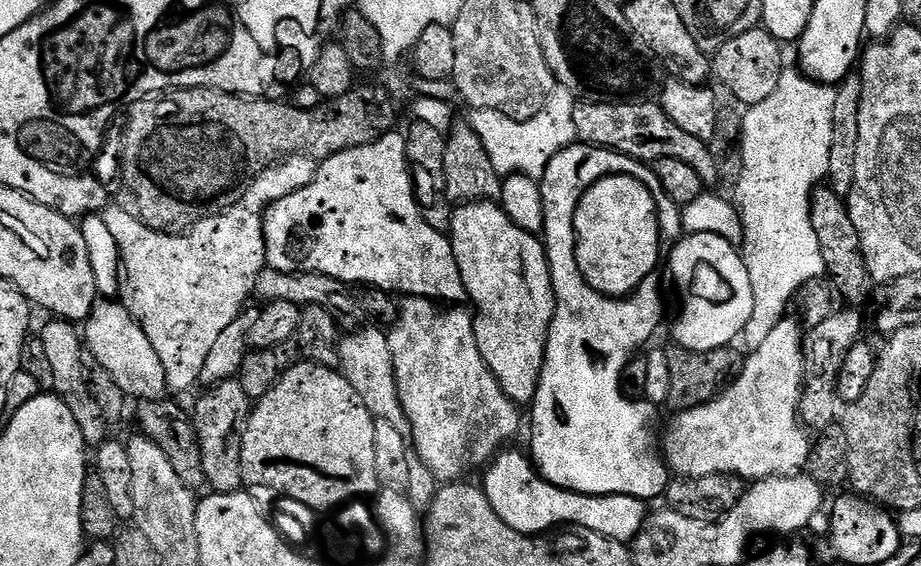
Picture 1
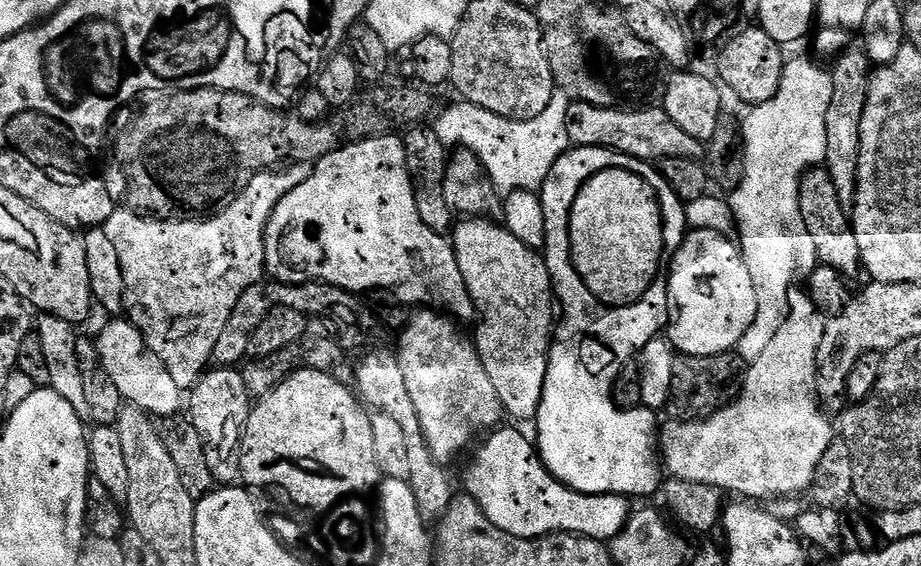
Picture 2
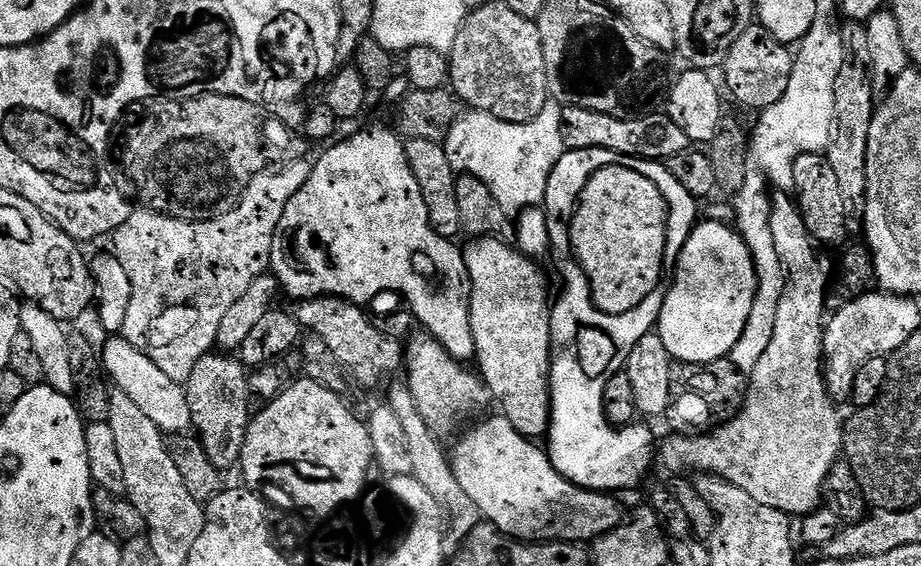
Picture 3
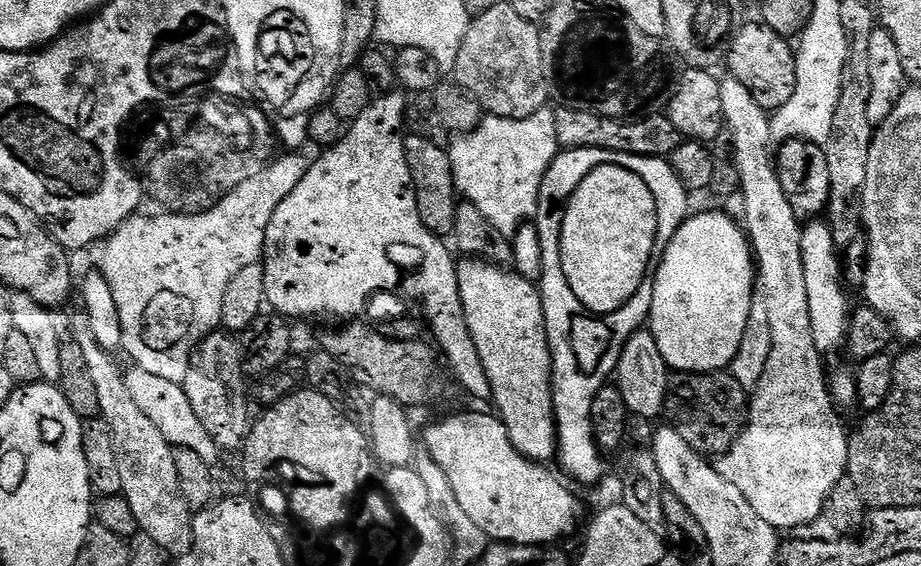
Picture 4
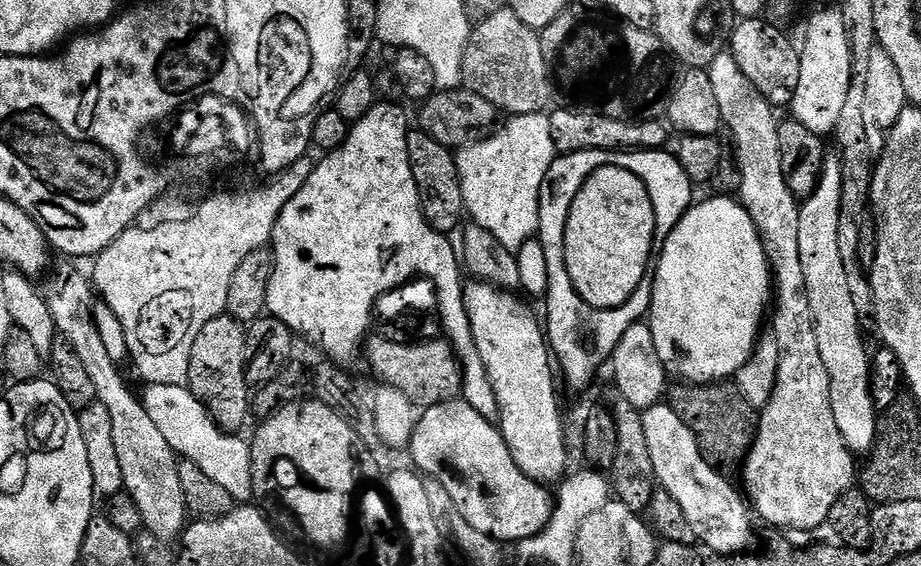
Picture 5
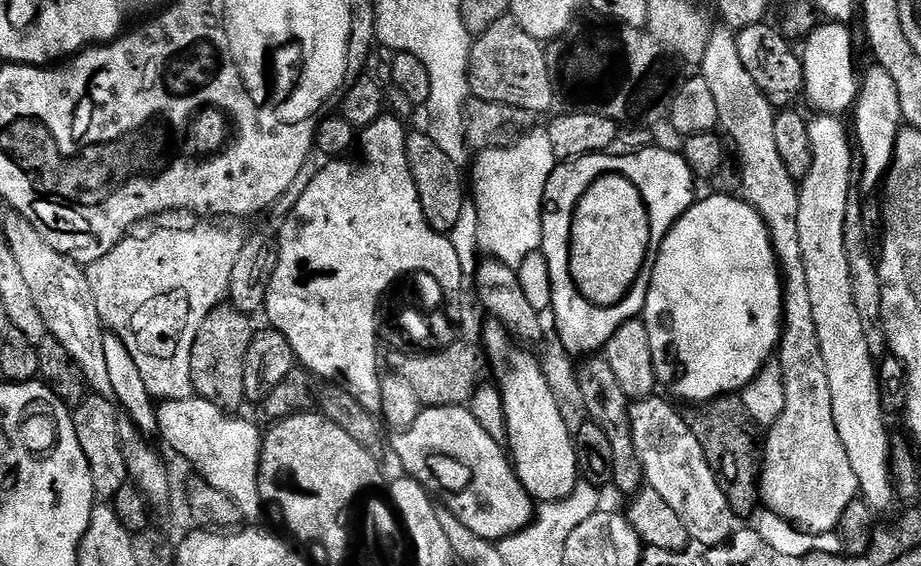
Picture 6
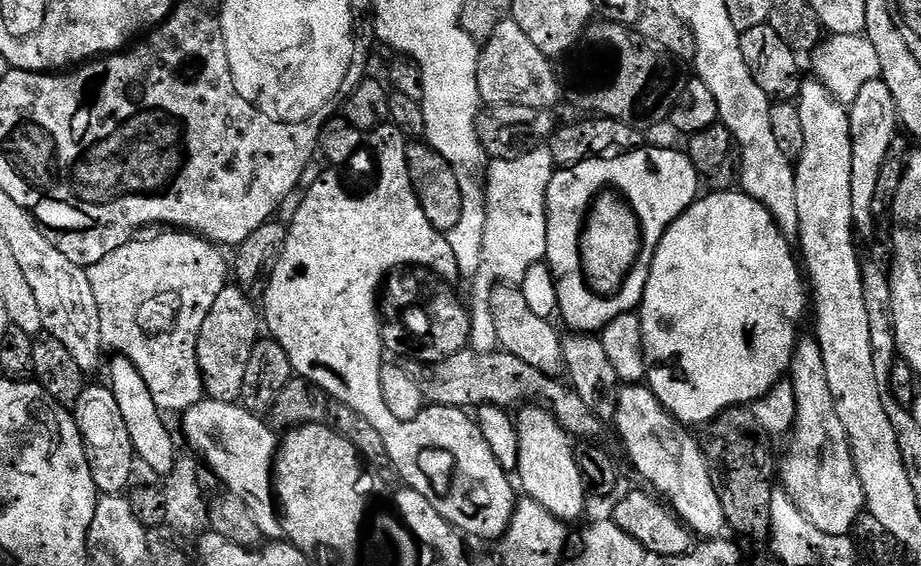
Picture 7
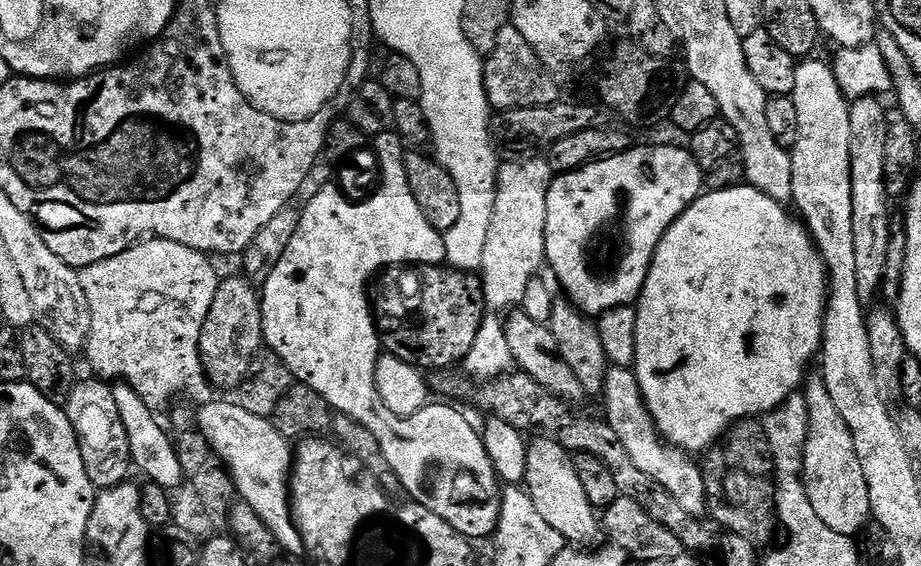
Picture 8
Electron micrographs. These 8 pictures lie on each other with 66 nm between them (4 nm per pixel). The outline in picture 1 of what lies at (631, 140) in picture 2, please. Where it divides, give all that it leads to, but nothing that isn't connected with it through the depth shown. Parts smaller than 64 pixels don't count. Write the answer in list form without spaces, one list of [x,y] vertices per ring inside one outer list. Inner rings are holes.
[[[651,101],[641,102],[609,102],[609,103],[577,103],[574,110],[574,130],[576,139],[582,144],[594,144],[598,148],[611,148],[624,156],[641,162],[651,162],[658,158],[677,158],[686,162],[688,166],[694,167],[698,171],[698,176],[702,178],[706,186],[719,183],[717,167],[714,164],[713,156],[707,145],[707,141],[691,137],[686,130],[681,130],[674,122],[666,118],[666,114],[657,103]]]

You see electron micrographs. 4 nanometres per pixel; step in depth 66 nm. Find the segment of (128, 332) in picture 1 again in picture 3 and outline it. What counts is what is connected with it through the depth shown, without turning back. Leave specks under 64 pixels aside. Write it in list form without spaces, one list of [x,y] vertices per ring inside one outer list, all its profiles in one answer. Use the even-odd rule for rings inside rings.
[[[108,338],[102,348],[102,367],[107,379],[122,393],[127,394],[139,406],[146,418],[154,422],[165,434],[184,434],[192,428],[192,415],[188,405],[187,391],[174,382],[167,374],[162,374],[158,366],[142,350],[138,350],[129,340]]]

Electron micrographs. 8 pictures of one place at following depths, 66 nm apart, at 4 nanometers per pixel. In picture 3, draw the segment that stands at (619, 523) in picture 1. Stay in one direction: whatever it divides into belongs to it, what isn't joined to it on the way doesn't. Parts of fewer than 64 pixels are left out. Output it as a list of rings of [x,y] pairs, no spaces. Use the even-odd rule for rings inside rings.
[[[495,414],[489,420],[481,422],[477,428],[469,427],[464,437],[453,446],[452,452],[450,448],[450,459],[452,461],[452,469],[454,470],[454,478],[458,478],[458,486],[462,486],[462,490],[466,490],[466,498],[470,498],[472,508],[480,511],[487,523],[493,524],[500,532],[504,532],[508,536],[512,536],[515,540],[523,540],[525,542],[592,542],[597,538],[605,536],[610,529],[621,523],[620,508],[615,504],[611,495],[602,492],[593,492],[587,488],[579,488],[577,484],[570,483],[562,474],[558,474],[558,470],[549,460],[547,451],[543,447],[540,448],[539,443],[533,442],[529,437],[518,434],[518,430],[514,430],[514,426],[510,426],[510,422],[503,414]]]

